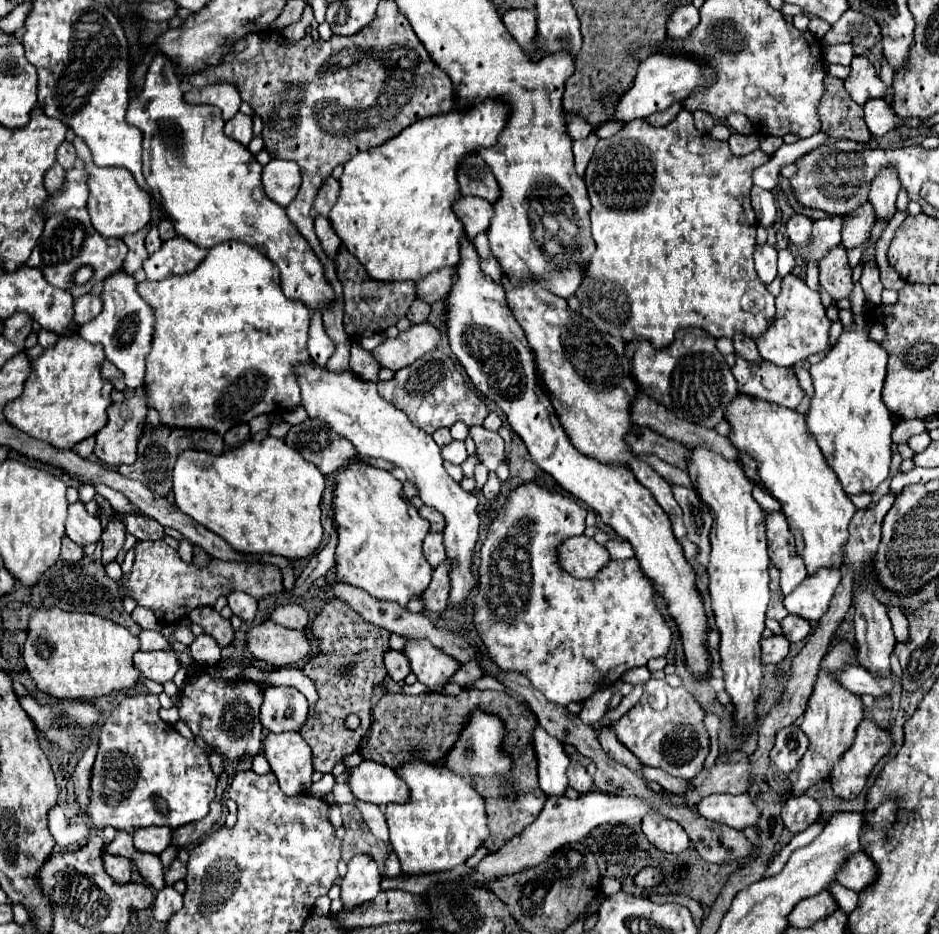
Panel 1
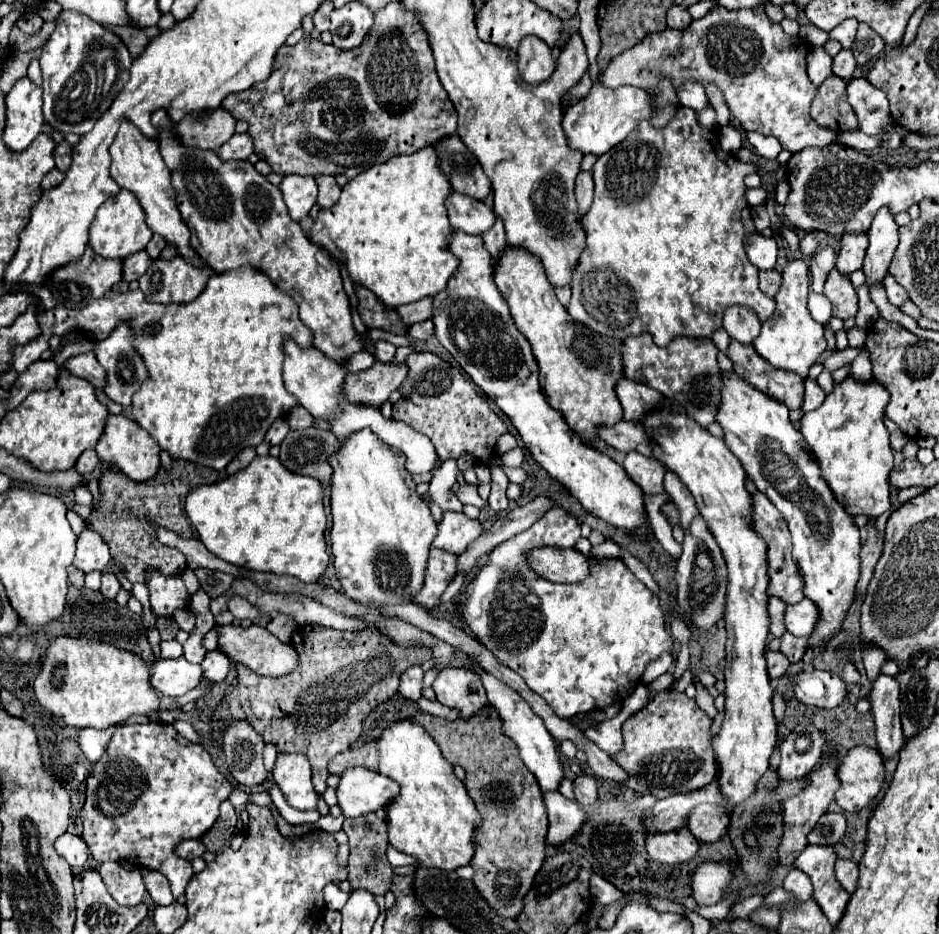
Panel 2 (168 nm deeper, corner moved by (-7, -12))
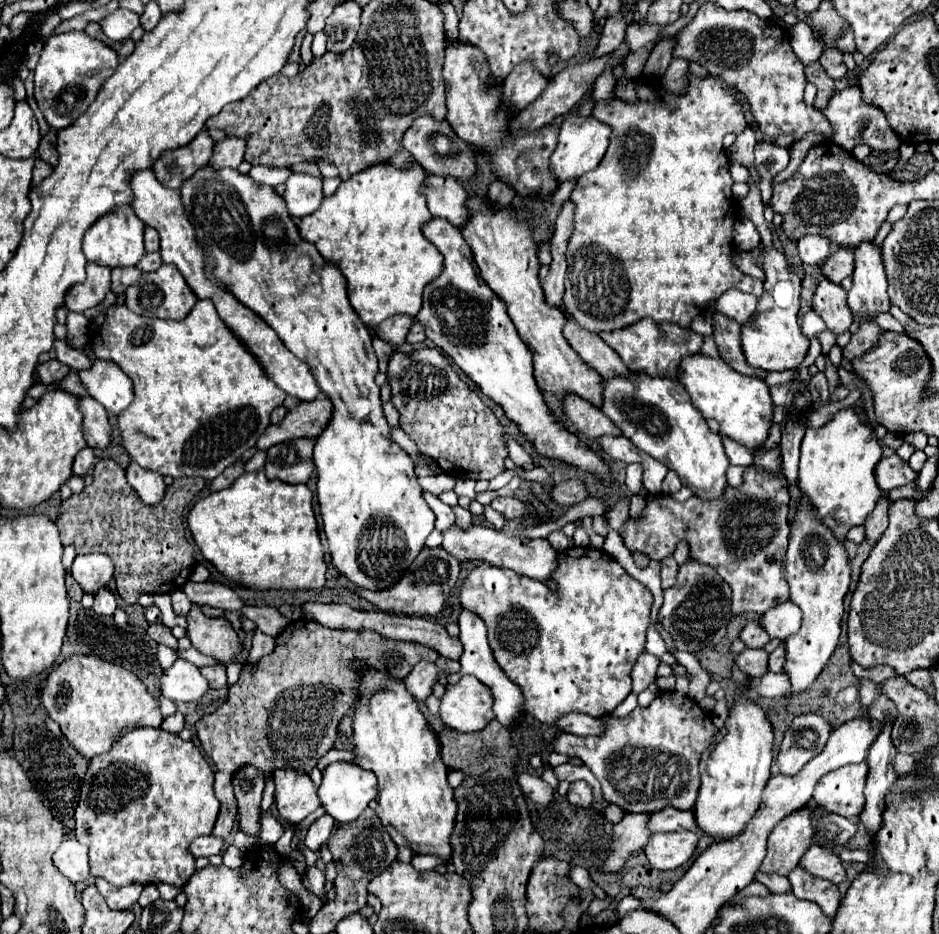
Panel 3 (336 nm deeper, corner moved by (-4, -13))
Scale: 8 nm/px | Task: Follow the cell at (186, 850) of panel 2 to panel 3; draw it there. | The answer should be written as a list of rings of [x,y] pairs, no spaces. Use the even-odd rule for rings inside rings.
[[[200,836],[192,842],[190,852],[194,856],[212,856],[212,854],[220,854],[222,848],[224,848],[224,840],[216,836]]]

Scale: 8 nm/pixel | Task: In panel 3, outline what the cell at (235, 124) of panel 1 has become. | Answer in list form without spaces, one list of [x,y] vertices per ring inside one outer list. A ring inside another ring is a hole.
[[[224,138],[214,144],[214,154],[210,158],[212,168],[238,168],[244,160],[244,140]]]

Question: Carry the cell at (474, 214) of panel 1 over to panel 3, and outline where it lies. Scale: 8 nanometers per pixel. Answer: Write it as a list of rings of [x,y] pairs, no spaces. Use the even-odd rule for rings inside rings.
[[[426,174],[422,196],[426,198],[432,216],[446,218],[456,228],[464,228],[464,224],[470,220],[470,210],[466,208],[468,194],[458,180],[452,180],[452,176]]]

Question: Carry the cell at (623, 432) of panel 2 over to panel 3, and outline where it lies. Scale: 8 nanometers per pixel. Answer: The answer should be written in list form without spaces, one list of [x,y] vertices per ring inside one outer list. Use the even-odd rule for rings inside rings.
[[[566,394],[562,398],[562,406],[564,406],[566,418],[588,438],[600,438],[604,434],[610,434],[610,436],[622,434],[620,428],[616,428],[612,420],[608,420],[600,412],[600,408],[596,408],[594,404],[590,404],[588,400],[576,394]]]

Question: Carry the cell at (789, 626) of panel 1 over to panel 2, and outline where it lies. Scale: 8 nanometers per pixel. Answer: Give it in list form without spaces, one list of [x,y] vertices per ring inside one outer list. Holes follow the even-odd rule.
[[[785,633],[783,639],[781,639],[781,643],[783,643],[781,651],[789,657],[791,663],[797,663],[805,655],[805,651],[809,649],[807,647],[807,637],[795,637],[791,633]]]

